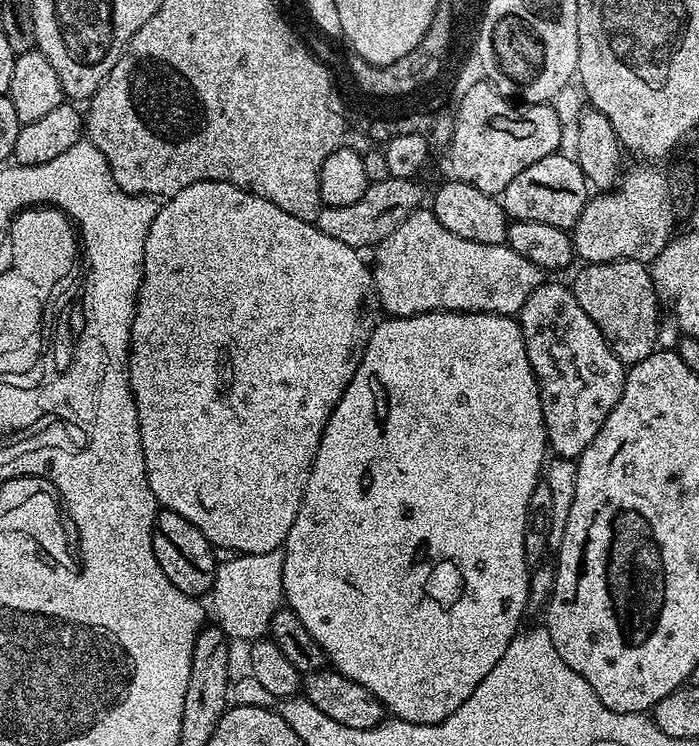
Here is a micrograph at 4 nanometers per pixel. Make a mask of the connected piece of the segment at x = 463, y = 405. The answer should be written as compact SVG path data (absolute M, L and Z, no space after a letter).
M423 312L420 316L397 316L395 318L384 318L377 323L372 331L370 342L362 354L362 362L358 370L354 370L354 378L346 386L338 406L330 414L326 422L324 432L320 435L320 445L316 451L316 457L310 470L308 485L304 491L302 502L298 506L298 514L294 518L294 526L290 526L290 534L284 539L282 551L284 553L284 565L282 566L282 586L284 587L283 599L287 607L292 609L298 618L302 618L302 626L310 630L314 642L324 651L327 663L335 671L340 672L346 678L358 682L358 686L366 686L374 698L378 698L384 703L385 709L395 719L405 720L411 724L440 724L498 666L498 658L506 654L506 650L512 644L512 639L516 637L517 632L521 631L522 623L520 619L524 616L524 608L529 607L528 602L528 578L530 575L530 566L526 562L526 550L524 549L524 535L528 532L528 507L530 506L530 494L534 494L536 485L541 483L540 467L544 464L544 452L549 451L548 431L542 418L542 402L540 401L540 387L536 381L534 370L530 366L530 358L526 354L526 342L522 338L522 330L519 323L510 316L494 316L490 312Z

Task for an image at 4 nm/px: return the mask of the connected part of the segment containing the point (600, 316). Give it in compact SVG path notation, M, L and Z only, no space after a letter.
M615 260L601 264L584 264L581 272L573 280L570 287L574 298L578 298L578 306L590 314L590 322L602 330L606 342L612 347L612 352L620 359L620 363L631 366L642 362L650 353L657 351L656 339L660 336L661 301L654 290L654 282L649 265L642 260Z

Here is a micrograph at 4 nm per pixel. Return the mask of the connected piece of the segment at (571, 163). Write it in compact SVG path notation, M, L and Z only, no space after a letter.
M557 154L526 166L510 186L502 193L504 213L512 220L546 222L546 226L558 226L565 230L575 229L582 210L590 199L590 185L571 155Z

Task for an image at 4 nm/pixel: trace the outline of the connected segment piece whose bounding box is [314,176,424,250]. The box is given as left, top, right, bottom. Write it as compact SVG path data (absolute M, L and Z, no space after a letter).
M389 176L387 180L369 183L366 194L358 198L350 206L321 207L316 215L314 226L322 230L322 234L330 234L330 238L338 238L340 244L345 244L357 250L371 249L382 243L412 212L421 207L424 200L424 188L419 179L403 180L397 176Z

